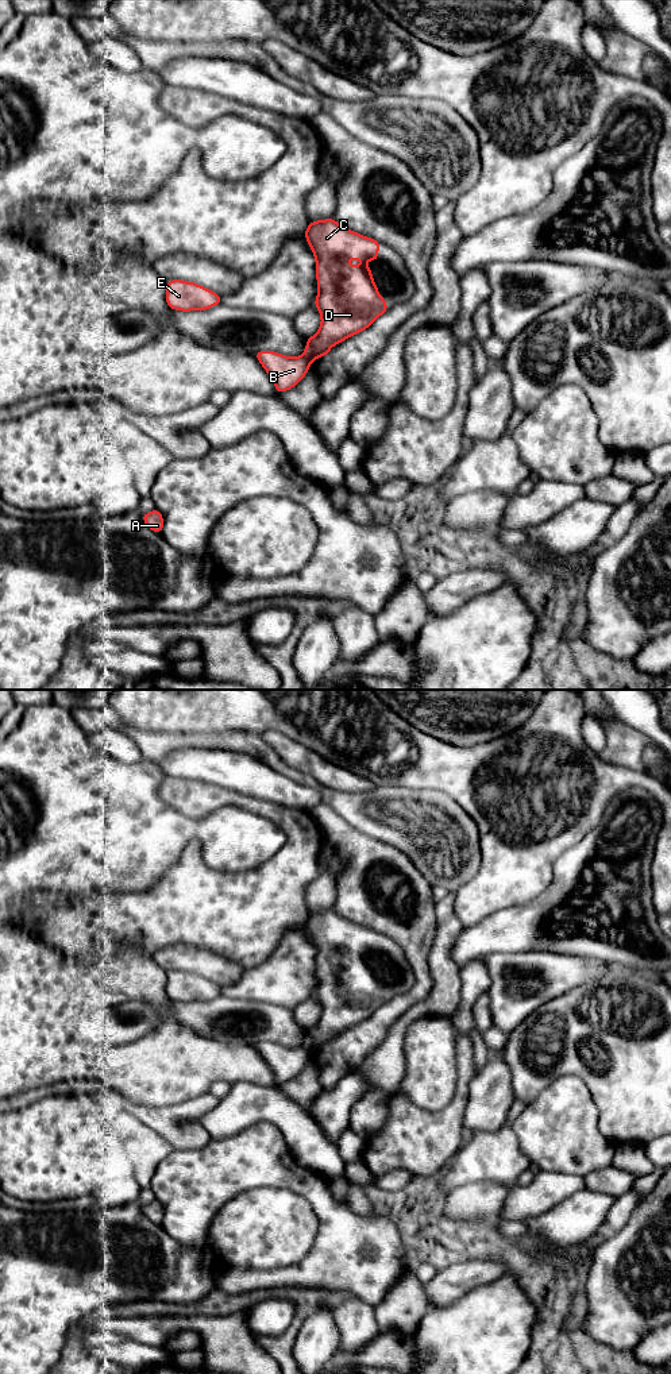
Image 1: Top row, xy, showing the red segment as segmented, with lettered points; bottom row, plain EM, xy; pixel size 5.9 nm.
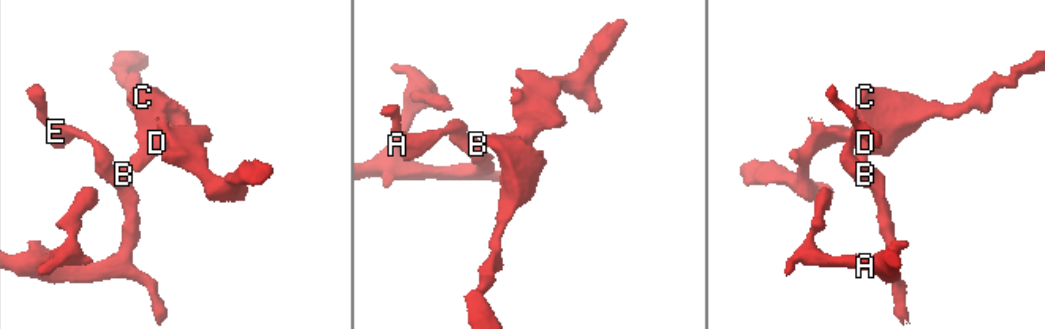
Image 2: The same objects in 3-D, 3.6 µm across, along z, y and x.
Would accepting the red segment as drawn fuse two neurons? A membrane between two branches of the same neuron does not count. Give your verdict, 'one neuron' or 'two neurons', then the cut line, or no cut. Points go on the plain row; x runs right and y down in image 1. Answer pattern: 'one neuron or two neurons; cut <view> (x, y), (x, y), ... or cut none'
two neurons; cut xy (303, 1046), (311, 1053)

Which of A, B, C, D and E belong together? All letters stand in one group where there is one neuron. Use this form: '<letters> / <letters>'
A B E / C D

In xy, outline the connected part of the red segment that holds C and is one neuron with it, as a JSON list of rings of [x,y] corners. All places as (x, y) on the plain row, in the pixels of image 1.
[[[333,910],[311,912],[306,922],[304,923],[316,949],[316,968],[319,985],[315,991],[315,997],[321,1004],[321,1018],[317,1024],[306,1030],[306,1039],[304,1049],[311,1054],[324,1046],[328,1046],[329,1039],[338,1034],[342,1034],[350,1027],[359,1024],[360,1022],[370,1018],[377,1008],[387,1003],[386,992],[379,987],[378,980],[371,969],[371,961],[367,956],[363,957],[347,957],[344,953],[351,949],[360,952],[378,952],[379,933],[362,927],[354,922],[350,922],[336,914]]]

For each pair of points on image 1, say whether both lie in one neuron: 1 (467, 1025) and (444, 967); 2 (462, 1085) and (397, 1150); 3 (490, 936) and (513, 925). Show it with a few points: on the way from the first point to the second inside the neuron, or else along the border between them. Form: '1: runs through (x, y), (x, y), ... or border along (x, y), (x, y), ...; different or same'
1: border along (459, 972), (461, 1003), (450, 1018); different
2: runs through (457, 1106), (423, 1139), (417, 1139); same
3: runs through (496, 934), (508, 930); same

